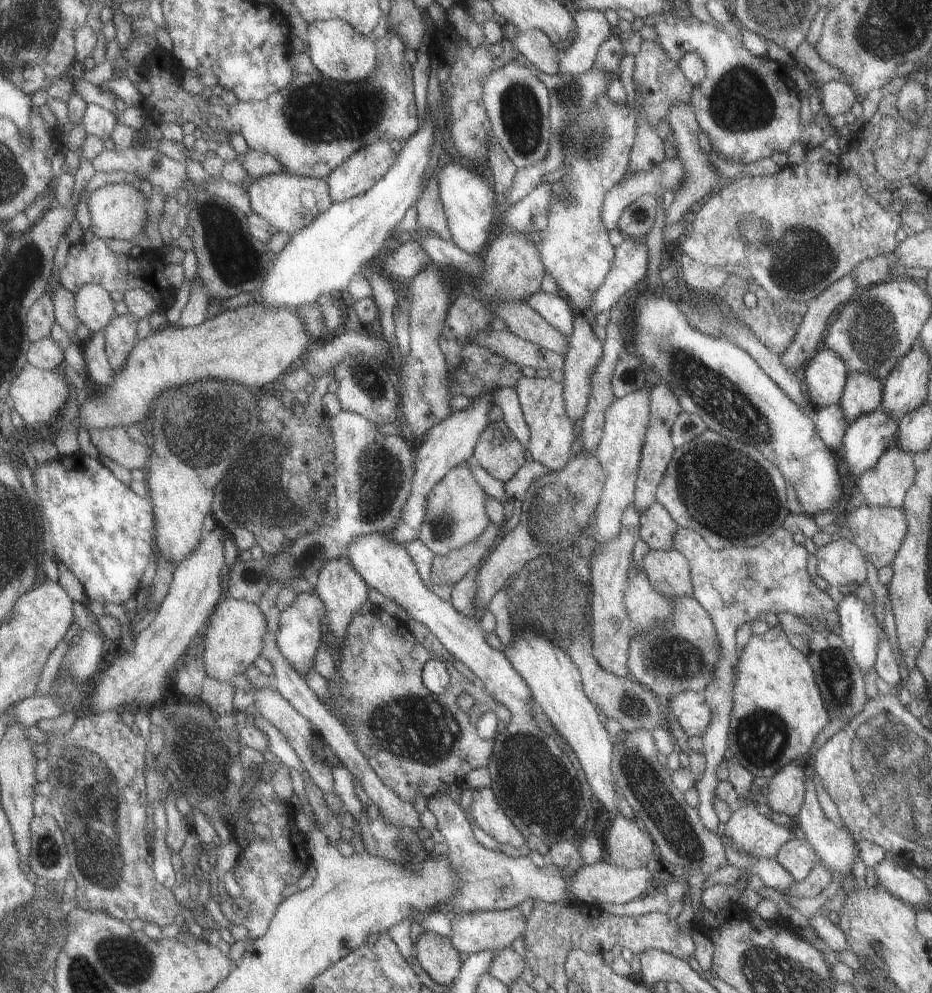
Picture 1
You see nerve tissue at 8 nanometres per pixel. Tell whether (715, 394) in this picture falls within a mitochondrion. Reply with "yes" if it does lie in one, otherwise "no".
yes

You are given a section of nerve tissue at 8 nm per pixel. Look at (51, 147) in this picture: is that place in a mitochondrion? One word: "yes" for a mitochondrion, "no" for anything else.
no

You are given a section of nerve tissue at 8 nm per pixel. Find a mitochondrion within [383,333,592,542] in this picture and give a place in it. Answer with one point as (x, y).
(447, 524)

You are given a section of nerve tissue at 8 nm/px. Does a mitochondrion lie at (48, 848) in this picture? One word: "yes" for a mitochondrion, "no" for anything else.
yes

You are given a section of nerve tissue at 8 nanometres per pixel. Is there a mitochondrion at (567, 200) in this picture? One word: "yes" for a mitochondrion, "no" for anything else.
yes

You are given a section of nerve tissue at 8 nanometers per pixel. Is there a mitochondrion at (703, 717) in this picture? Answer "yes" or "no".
no

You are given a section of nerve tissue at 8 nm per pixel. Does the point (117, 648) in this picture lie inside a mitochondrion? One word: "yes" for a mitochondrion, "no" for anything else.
no

